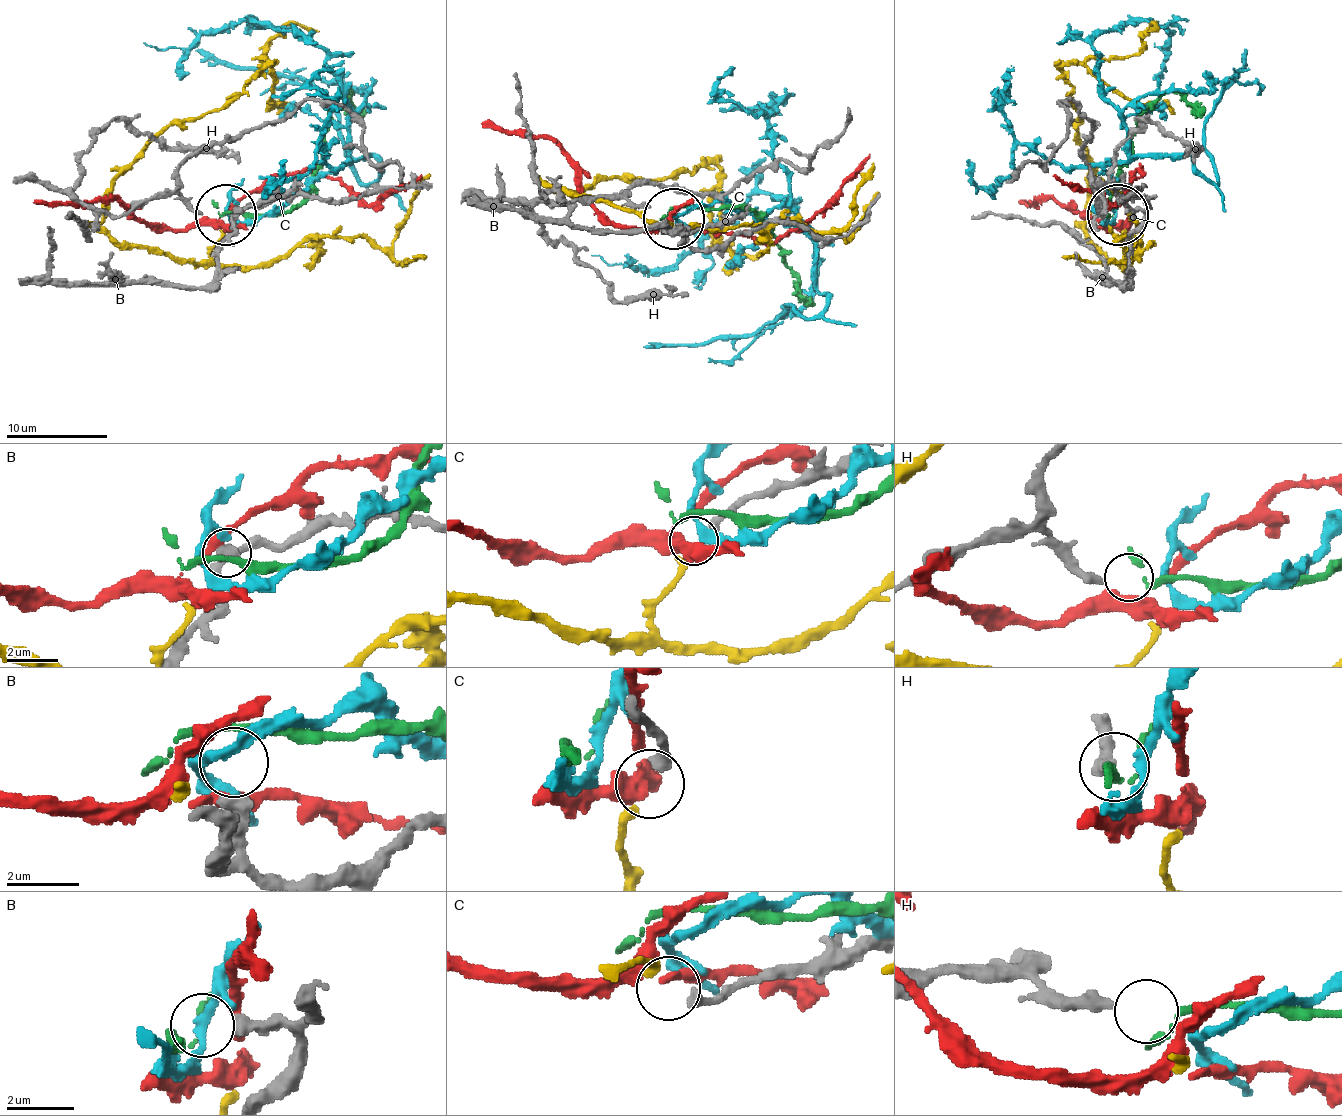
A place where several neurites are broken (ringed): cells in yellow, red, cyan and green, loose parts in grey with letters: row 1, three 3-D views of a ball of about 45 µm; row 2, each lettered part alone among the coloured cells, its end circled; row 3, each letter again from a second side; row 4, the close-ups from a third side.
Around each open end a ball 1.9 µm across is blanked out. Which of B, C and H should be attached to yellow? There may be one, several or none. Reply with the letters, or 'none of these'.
C

